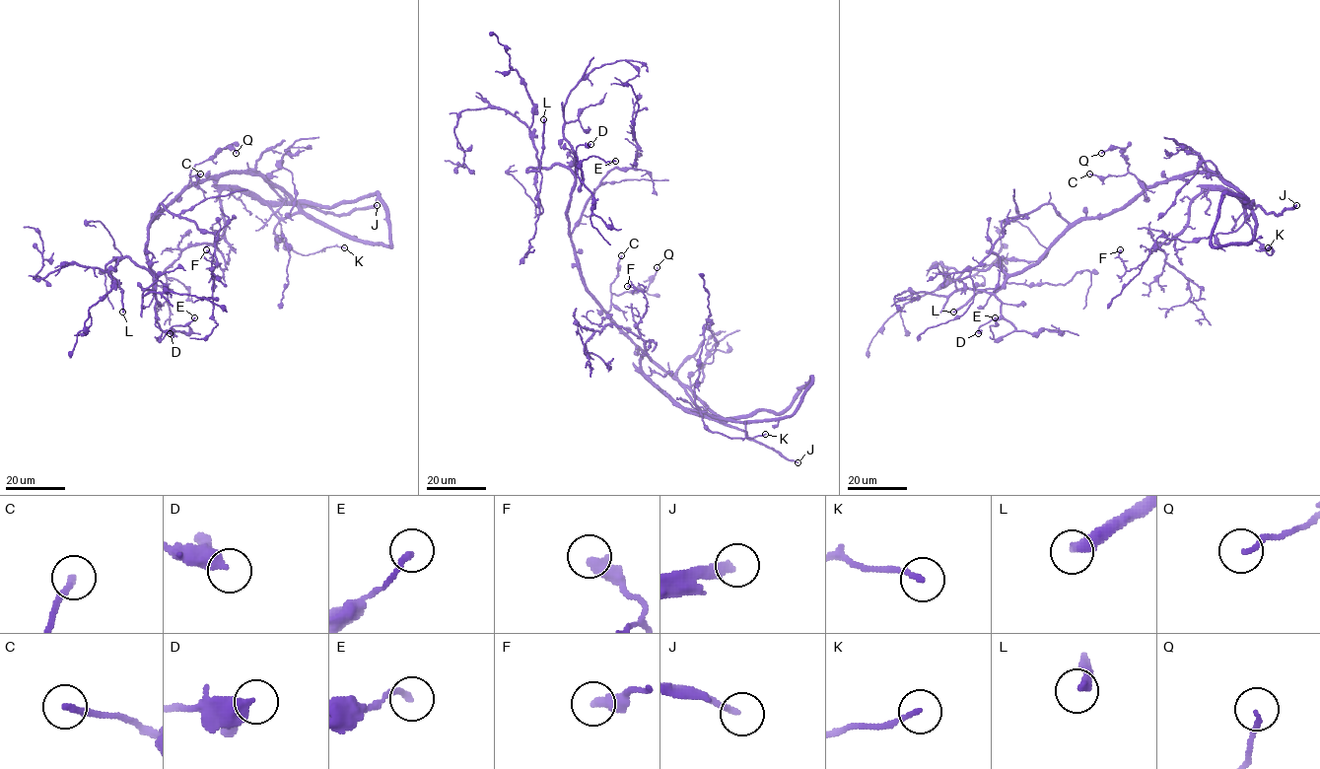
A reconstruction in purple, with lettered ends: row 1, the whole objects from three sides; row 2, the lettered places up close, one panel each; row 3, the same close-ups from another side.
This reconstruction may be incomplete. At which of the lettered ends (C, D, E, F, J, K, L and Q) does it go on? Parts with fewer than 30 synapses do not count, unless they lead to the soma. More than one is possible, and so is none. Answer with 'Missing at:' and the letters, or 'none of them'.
Missing at: J, L

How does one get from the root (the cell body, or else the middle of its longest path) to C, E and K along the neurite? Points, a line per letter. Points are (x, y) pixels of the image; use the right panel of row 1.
C: (1142, 192), (1146, 185), (1128, 173), (1106, 176), (1089, 174)
E: (1142, 192), (1127, 206), (1075, 223), (1036, 262), (1007, 279), (995, 297), (1015, 329), (995, 340), (995, 317)
K: (1142, 192), (1193, 174), (1216, 174), (1246, 197), (1245, 222), (1252, 237), (1270, 255), (1272, 246), (1268, 247)

